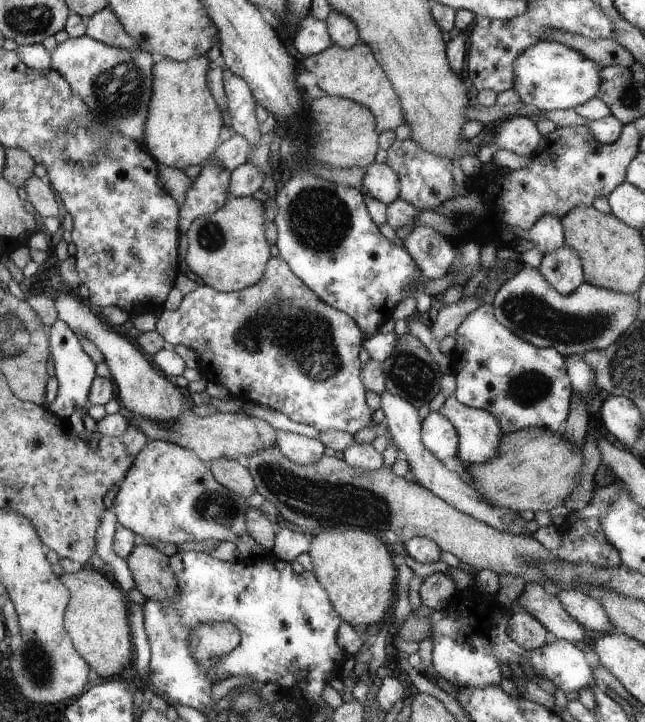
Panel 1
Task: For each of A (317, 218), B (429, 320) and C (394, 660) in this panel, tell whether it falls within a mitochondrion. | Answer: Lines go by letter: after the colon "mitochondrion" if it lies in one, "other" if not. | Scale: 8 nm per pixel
A: mitochondrion
B: other
C: other

